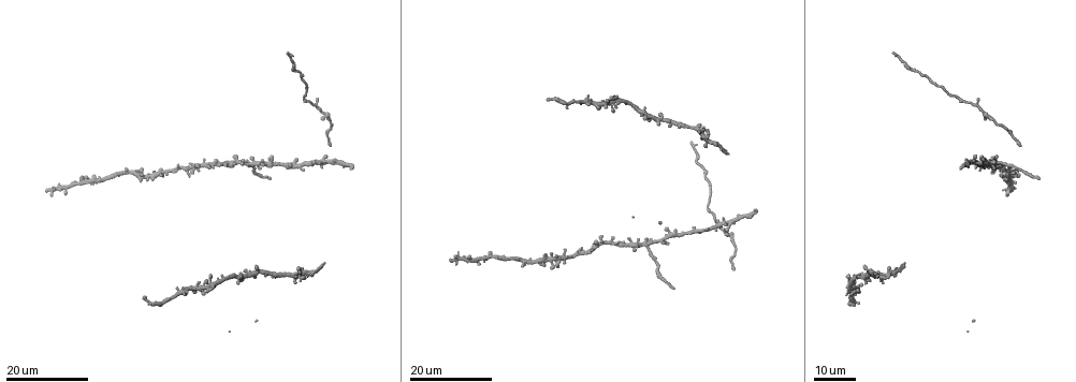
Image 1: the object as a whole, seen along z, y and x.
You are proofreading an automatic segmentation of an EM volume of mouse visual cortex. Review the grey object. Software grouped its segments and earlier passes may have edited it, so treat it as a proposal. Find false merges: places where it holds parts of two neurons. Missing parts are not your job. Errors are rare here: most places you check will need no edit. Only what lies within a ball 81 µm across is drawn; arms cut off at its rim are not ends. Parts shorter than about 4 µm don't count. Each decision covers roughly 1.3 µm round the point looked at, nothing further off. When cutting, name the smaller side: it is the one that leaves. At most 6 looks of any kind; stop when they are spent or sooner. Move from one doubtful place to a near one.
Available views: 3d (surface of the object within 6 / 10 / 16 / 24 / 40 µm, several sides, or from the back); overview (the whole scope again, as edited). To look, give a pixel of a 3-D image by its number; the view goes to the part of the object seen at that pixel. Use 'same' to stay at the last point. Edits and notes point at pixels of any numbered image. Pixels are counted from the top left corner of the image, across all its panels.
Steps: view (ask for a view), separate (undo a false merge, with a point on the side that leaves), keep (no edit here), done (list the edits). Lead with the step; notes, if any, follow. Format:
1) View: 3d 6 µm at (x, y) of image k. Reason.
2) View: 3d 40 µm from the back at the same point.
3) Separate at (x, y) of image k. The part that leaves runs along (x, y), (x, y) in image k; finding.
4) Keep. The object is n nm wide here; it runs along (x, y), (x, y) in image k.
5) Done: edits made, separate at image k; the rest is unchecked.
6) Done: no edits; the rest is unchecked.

View: 3d 16 µm at (648, 244) of image 1.

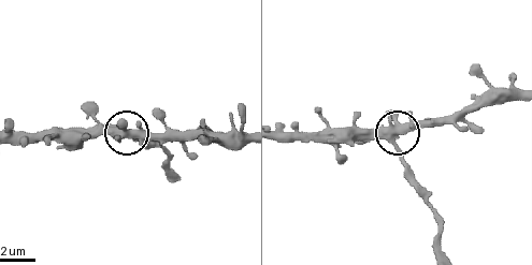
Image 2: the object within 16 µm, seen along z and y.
View: 3d 10 µm at (390, 141) of image 2. Closer look.

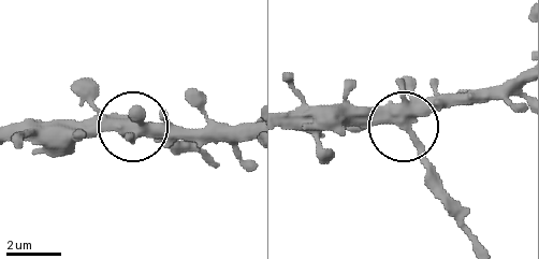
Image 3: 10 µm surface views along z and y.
Separate at (421, 163) of image 3. The part that leaves runs along (405, 126), (428, 186), (469, 241) in image 3; a second neuron is stuck on.

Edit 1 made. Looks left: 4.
View: 3d 16 µm at (321, 161) of image 1. Four or more arms meet.

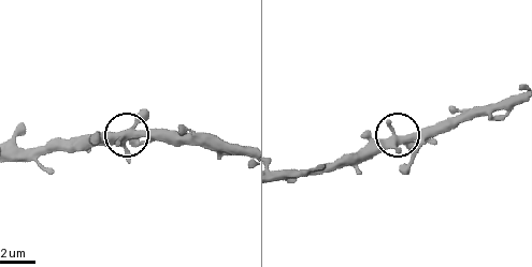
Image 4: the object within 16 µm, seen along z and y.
View: 3d 10 µm at (400, 141) of image 4.

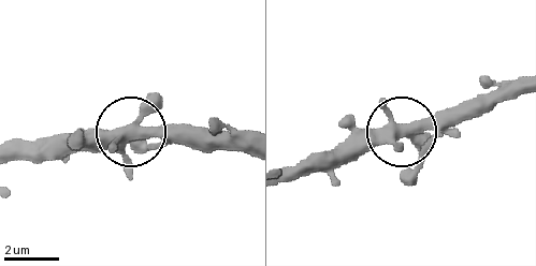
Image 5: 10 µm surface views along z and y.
Keep. 4 arms meet here; continuous, no second neuron.

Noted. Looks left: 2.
View: 3d 16 µm at (315, 104) of image 1. Thin arm on a thick one.

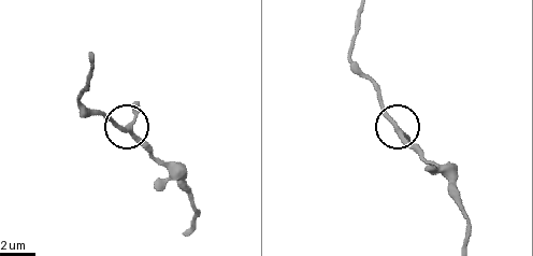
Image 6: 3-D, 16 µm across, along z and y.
View: 3d 10 µm at (124, 127) of image 6.

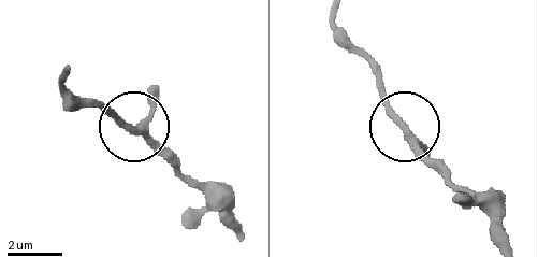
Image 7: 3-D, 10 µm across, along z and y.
Keep. 3 arms meet here; continuous, no second neuron.

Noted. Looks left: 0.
Done: edits made, separate at image 3; the rest is unchecked.

